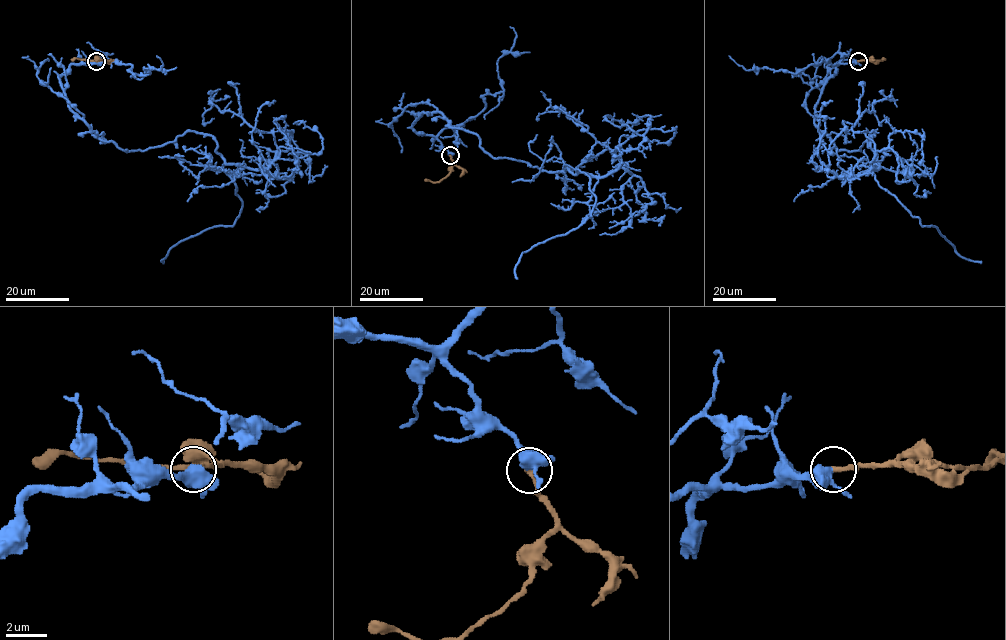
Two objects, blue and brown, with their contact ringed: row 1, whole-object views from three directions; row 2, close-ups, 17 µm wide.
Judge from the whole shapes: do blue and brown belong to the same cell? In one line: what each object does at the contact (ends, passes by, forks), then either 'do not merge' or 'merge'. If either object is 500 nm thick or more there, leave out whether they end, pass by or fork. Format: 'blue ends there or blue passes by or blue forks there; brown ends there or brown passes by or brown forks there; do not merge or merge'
blue forks there; brown ends there; merge

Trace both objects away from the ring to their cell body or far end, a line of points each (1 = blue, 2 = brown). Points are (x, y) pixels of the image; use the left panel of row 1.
1: (96, 60), (60, 84), (126, 151), (209, 134), (226, 163), (290, 177), (252, 138), (275, 101)
2: (96, 60), (71, 60)

